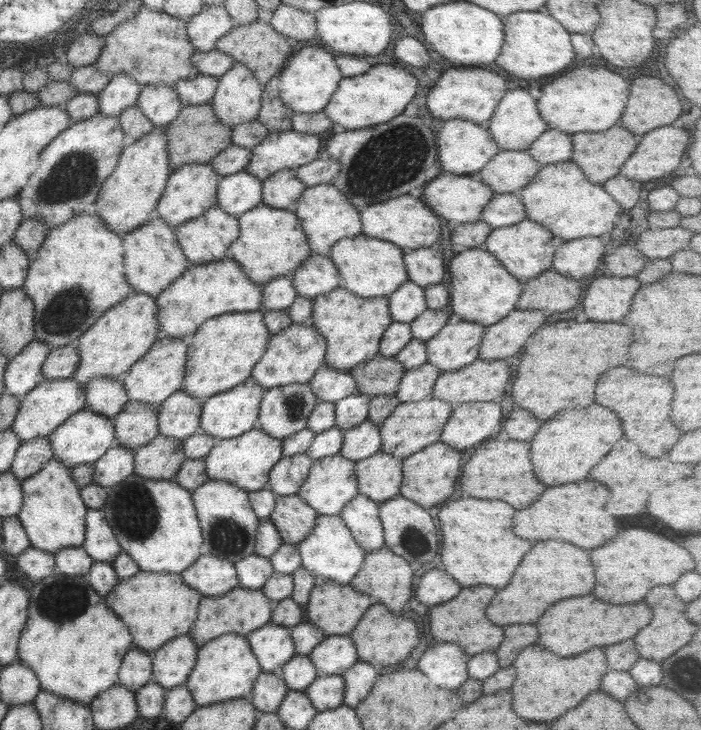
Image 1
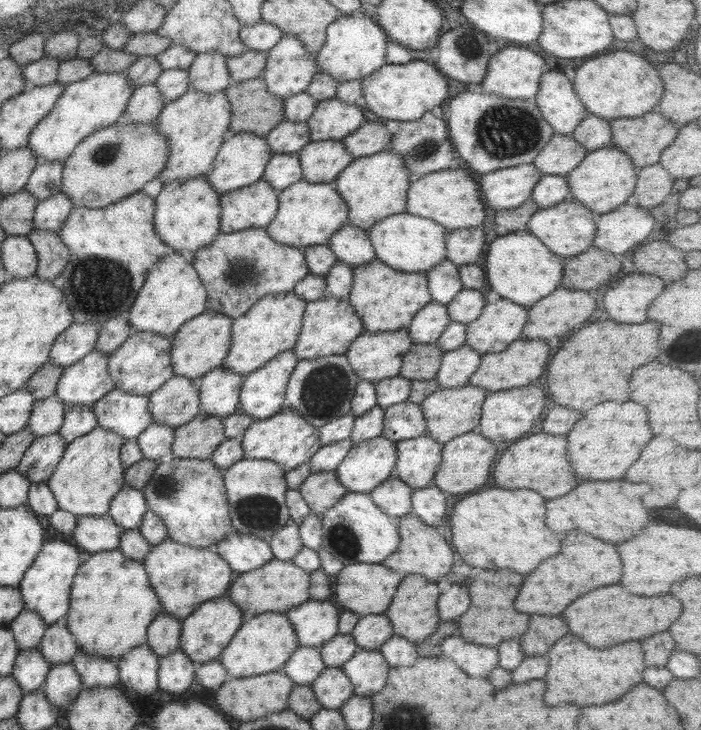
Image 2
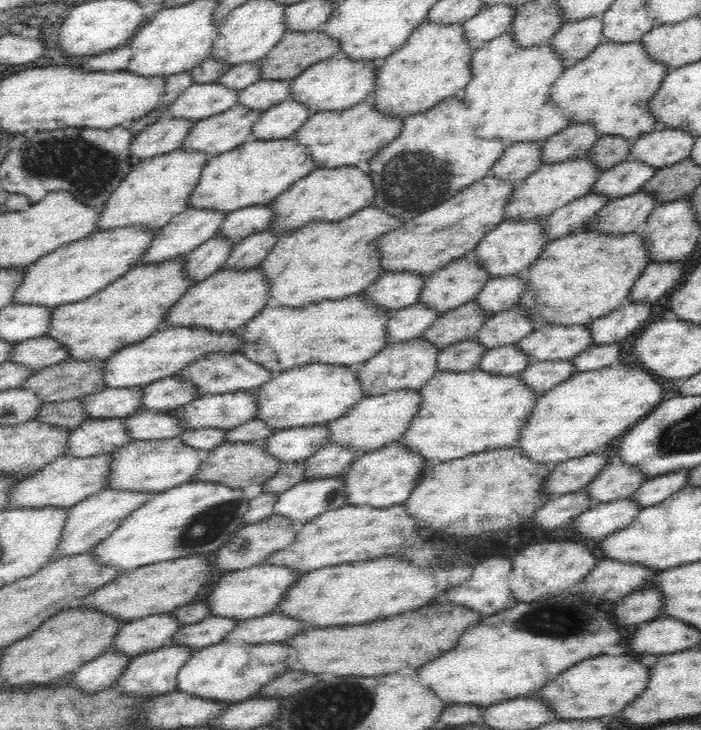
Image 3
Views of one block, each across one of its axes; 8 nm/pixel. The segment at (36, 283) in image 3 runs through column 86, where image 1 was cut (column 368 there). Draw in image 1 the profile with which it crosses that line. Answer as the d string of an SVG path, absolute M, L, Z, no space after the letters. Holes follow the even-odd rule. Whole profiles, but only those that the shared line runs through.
M359 234L334 242L329 257L340 276L339 288L361 298L375 298L387 297L407 281L402 253L393 243Z

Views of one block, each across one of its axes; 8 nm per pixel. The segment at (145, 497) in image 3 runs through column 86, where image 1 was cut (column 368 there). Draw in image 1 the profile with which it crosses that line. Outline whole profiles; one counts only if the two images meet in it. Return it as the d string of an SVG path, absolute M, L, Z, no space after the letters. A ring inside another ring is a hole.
M355 495L341 508L338 518L350 530L353 540L365 552L383 547L383 529L377 516L380 503Z

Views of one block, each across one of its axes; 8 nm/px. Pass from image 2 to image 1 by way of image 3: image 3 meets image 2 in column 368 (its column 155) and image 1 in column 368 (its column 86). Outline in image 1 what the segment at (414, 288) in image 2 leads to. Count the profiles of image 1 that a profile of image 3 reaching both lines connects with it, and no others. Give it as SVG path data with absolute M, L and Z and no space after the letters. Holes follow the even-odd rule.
M337 286L312 299L309 325L325 339L325 364L335 370L349 371L378 354L380 338L392 321L387 297L361 298Z

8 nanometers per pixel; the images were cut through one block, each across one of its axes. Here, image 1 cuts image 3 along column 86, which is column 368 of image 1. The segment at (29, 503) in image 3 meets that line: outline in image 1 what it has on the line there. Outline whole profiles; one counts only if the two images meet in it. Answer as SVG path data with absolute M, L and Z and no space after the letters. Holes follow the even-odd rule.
M381 451L354 462L359 495L382 503L398 496L402 479L402 459Z

